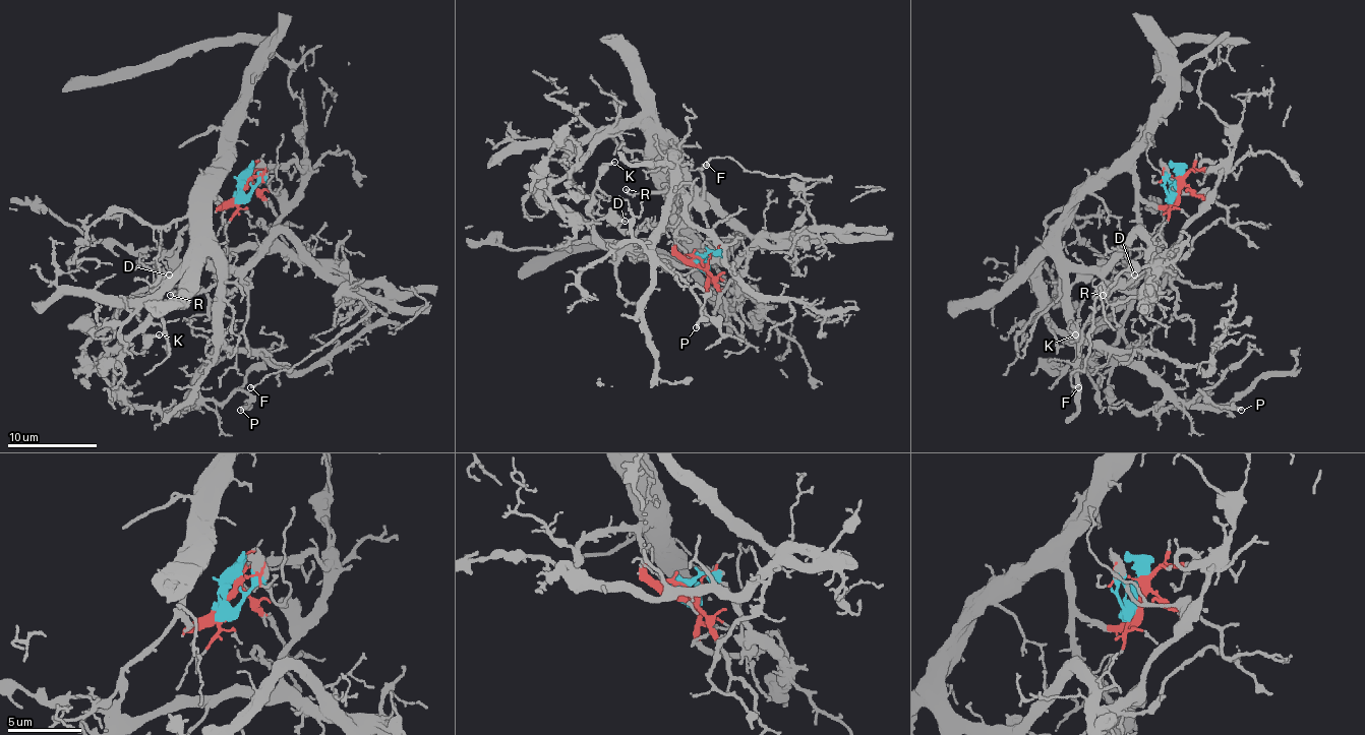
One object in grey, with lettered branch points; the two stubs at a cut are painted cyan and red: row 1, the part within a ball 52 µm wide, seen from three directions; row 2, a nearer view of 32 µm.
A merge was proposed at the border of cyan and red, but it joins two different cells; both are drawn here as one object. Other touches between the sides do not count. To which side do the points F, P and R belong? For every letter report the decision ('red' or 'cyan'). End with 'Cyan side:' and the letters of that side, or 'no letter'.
F: cyan
P: red
R: red
Cyan side: F

